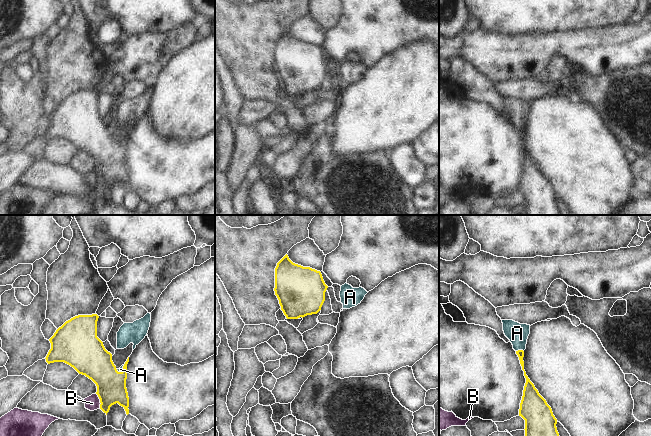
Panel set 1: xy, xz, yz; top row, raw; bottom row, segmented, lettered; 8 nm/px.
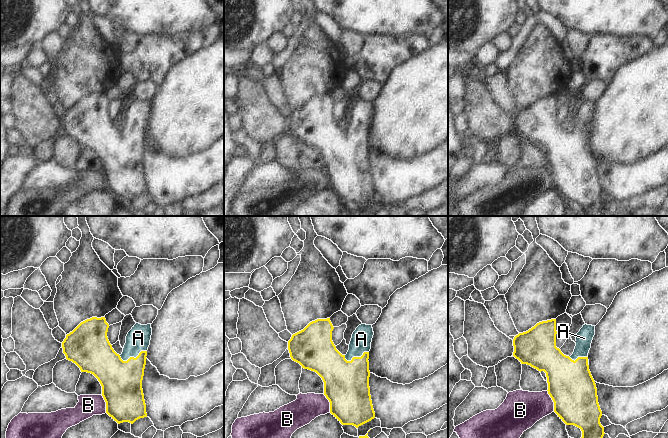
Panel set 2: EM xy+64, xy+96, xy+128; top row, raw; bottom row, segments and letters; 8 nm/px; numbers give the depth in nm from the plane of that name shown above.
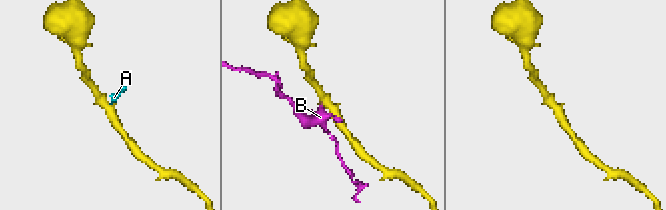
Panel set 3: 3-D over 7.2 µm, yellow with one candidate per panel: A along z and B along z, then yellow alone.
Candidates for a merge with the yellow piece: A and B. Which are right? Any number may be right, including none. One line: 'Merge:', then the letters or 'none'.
Merge: A

